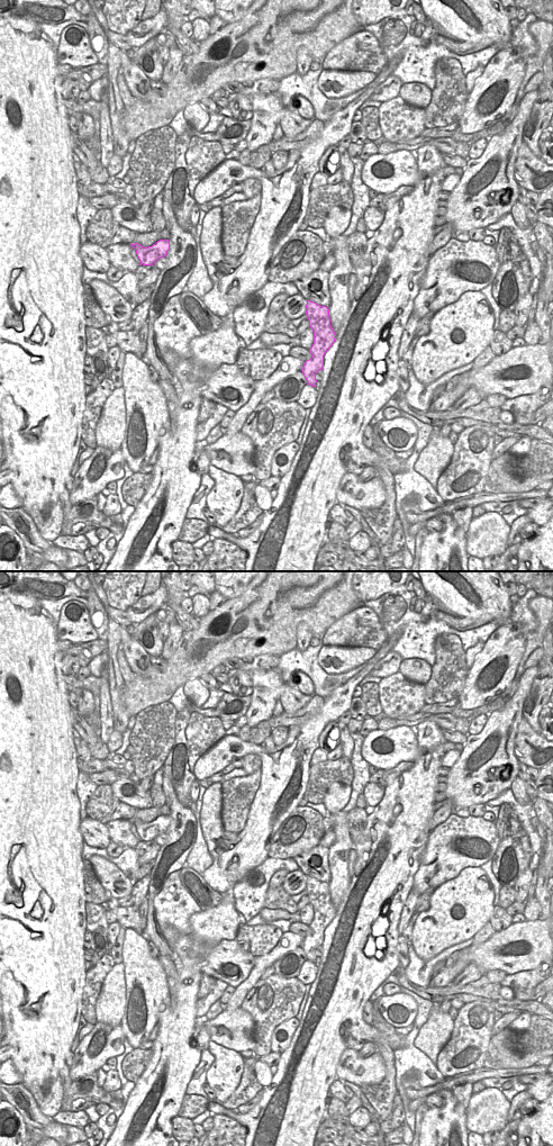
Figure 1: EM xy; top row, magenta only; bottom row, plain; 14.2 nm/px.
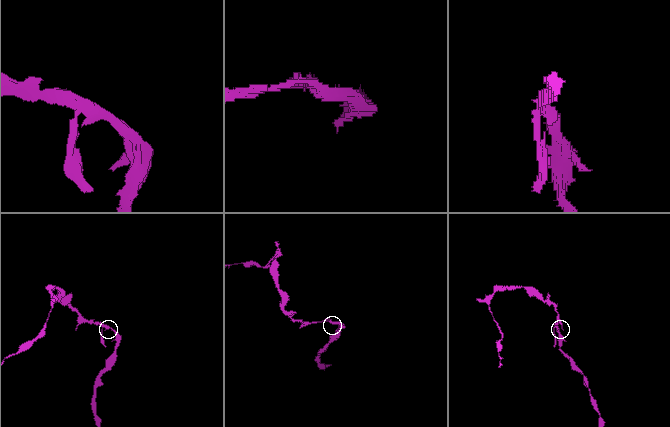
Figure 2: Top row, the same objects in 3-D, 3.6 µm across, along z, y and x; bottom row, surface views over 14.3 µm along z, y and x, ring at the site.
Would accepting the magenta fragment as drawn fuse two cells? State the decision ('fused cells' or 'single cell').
single cell

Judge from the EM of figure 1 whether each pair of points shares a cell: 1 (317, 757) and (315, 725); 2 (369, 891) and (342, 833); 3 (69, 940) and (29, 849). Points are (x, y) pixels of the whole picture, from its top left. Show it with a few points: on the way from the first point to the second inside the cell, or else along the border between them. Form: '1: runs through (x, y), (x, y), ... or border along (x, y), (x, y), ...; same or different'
1: border along (318, 747), (314, 751), (309, 765); different
2: border along (351, 838), (354, 847); different
3: runs through (56, 918), (56, 904), (38, 881), (38, 872); same

